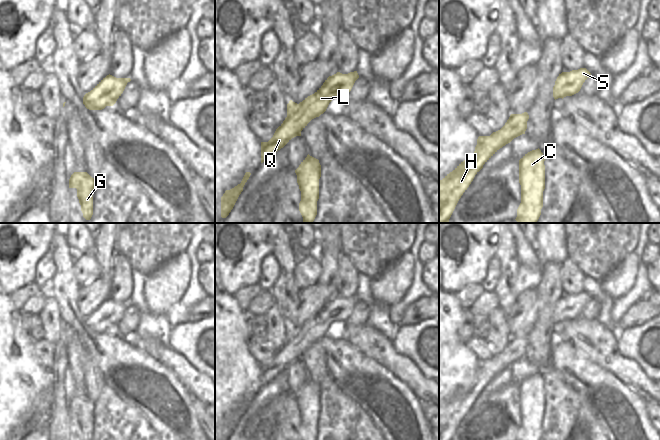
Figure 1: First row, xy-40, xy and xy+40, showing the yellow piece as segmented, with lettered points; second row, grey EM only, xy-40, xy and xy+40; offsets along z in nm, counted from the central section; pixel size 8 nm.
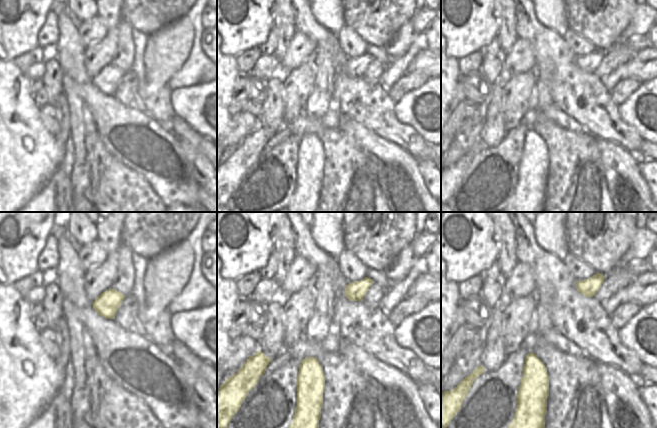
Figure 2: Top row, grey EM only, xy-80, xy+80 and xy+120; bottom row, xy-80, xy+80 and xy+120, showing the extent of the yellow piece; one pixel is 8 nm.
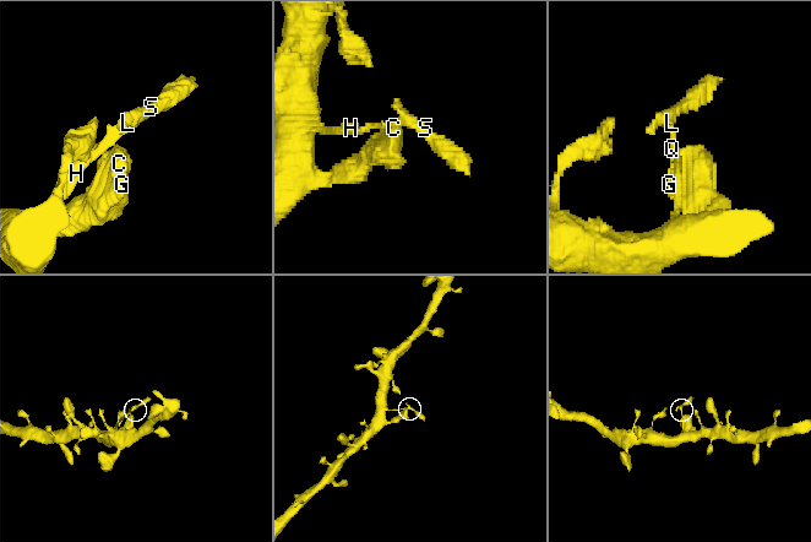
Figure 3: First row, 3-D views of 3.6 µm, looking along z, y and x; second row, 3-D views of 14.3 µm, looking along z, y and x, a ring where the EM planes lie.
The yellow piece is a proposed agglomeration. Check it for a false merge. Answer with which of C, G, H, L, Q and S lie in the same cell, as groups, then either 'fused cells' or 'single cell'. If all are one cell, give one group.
C G H Q / L S | fused cells

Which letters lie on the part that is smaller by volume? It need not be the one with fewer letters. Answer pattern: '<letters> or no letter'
L, S

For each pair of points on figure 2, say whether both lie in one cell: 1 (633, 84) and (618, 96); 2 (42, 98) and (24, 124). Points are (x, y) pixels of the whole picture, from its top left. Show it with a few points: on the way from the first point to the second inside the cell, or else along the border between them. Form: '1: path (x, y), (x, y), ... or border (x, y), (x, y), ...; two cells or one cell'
1: path (629, 85), (622, 92); one cell
2: border (32, 93), (32, 99), (38, 107); two cells

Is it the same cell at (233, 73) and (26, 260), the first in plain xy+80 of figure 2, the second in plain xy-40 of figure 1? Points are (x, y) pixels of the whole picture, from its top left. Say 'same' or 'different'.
different

